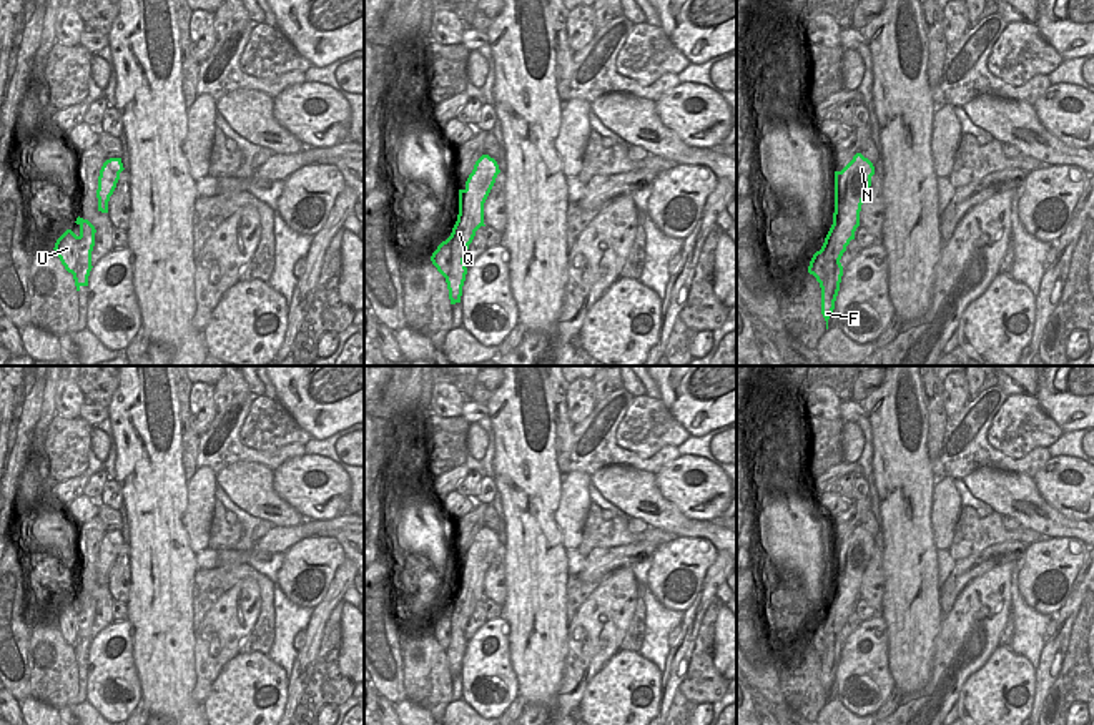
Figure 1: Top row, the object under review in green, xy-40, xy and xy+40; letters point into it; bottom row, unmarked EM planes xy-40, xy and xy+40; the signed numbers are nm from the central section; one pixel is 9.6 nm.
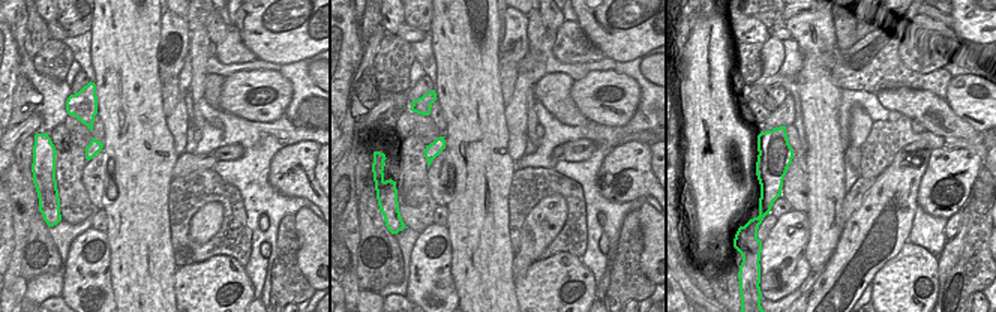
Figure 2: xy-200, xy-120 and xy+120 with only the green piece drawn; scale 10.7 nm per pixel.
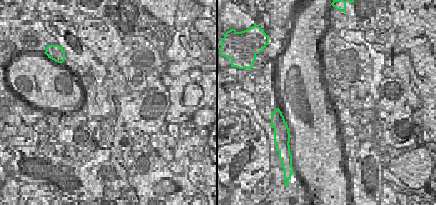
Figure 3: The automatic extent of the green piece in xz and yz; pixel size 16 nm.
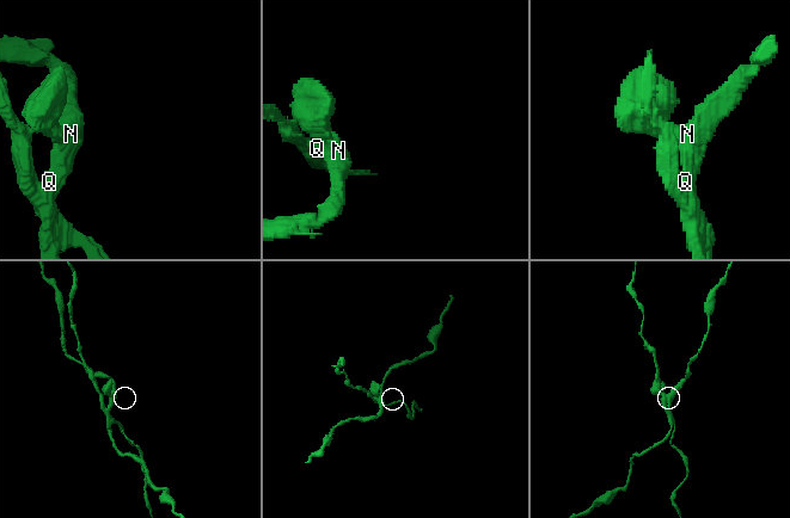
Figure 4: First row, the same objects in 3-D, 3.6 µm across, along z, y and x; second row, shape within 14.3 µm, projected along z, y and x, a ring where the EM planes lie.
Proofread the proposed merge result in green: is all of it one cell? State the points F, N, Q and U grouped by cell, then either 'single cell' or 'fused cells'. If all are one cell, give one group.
F N Q / U; fused cells

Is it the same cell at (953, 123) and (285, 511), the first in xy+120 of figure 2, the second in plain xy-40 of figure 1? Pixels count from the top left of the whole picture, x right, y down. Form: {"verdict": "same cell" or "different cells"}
{"verdict": "same cell"}

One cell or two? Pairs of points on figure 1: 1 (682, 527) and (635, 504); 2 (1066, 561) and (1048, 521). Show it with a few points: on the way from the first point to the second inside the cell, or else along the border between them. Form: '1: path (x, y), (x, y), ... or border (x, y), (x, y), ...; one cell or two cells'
1: path (670, 517), (654, 501), (647, 499); one cell
2: border (1076, 537), (1044, 539); two cells

